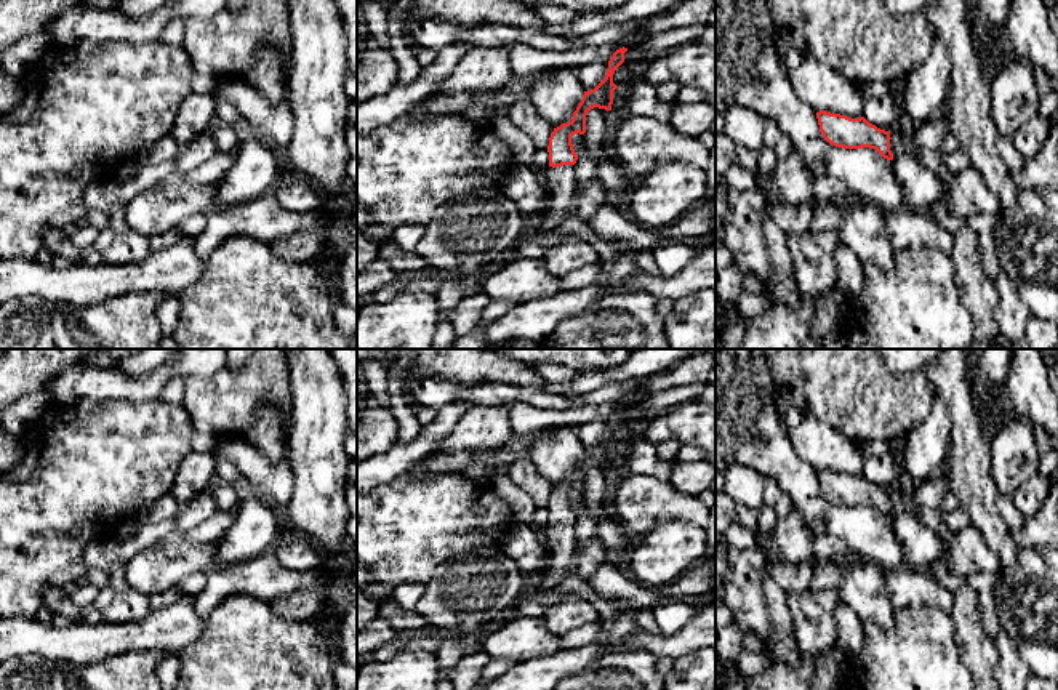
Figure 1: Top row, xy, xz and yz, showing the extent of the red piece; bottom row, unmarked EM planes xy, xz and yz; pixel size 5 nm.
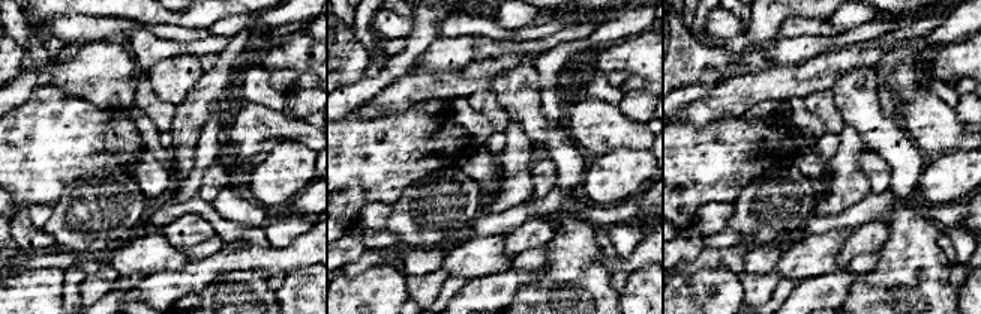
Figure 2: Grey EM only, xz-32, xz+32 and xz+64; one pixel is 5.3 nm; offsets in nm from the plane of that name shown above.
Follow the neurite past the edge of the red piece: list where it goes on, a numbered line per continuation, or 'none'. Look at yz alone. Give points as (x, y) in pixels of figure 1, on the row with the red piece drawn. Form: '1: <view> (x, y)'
1: yz (903, 144)

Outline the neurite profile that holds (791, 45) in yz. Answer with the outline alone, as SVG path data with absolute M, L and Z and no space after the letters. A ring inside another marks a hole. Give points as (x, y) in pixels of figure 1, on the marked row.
M783 27L776 30L776 54L781 67L791 69L804 61L807 40L802 29Z

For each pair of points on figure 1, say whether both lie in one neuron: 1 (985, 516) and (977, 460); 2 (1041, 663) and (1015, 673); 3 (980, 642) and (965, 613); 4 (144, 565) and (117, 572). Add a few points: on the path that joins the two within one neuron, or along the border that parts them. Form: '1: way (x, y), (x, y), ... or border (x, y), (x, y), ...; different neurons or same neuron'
1: way (978, 501), (977, 474); same neuron
2: border (1009, 634), (1033, 673); different neurons
3: way (973, 636), (969, 631), (967, 620); same neuron
4: border (125, 564), (125, 580), (149, 596); different neurons

